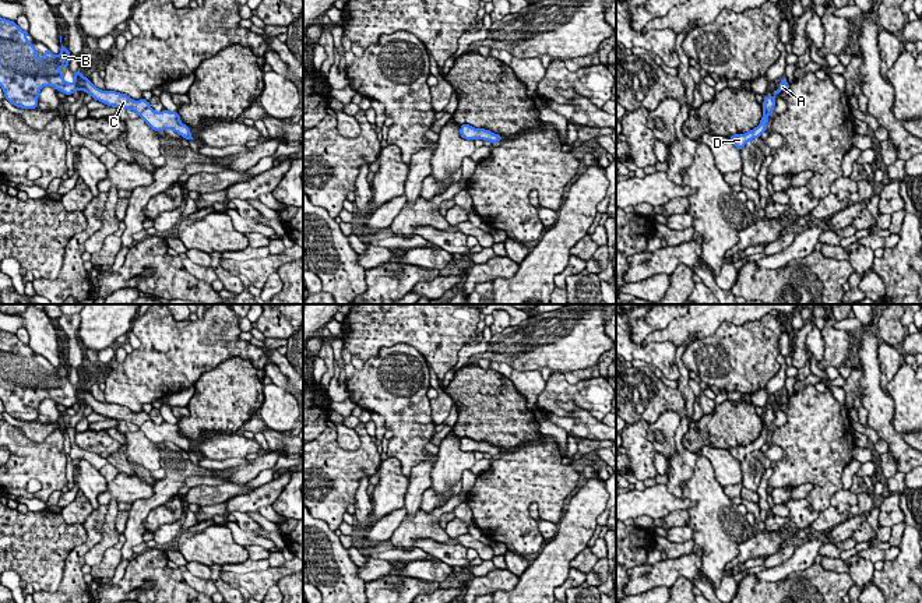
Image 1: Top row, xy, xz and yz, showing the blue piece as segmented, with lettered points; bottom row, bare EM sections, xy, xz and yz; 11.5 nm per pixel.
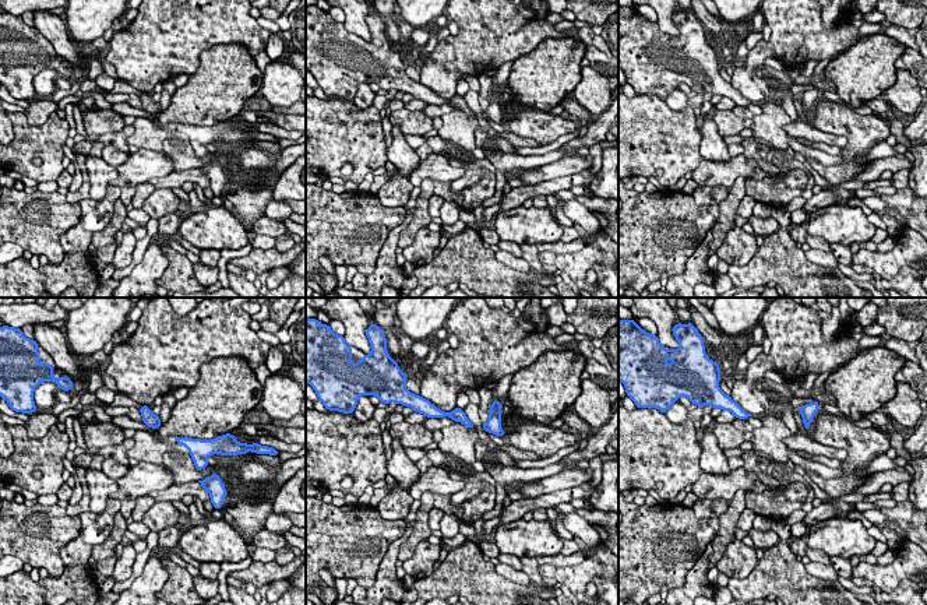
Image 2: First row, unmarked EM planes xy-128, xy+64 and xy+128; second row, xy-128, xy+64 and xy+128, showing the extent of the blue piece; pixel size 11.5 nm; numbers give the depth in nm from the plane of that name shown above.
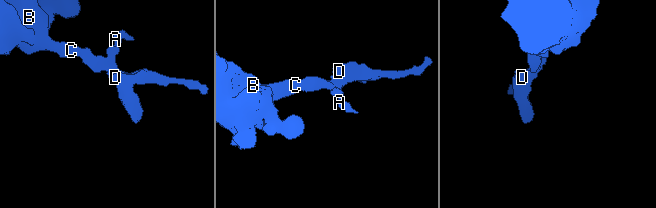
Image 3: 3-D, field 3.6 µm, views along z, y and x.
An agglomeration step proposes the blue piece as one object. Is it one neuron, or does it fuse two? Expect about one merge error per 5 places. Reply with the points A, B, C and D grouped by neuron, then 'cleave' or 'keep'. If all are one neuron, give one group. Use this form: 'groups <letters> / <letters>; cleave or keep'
groups A B C D; keep

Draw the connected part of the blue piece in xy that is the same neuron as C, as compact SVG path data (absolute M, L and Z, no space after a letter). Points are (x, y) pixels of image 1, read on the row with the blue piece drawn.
M0 17L0 87L4 98L21 109L38 107L39 92L43 87L73 95L85 91L92 99L117 109L136 112L152 130L162 133L173 130L187 141L194 140L190 127L180 121L177 112L155 112L145 99L133 100L116 91L96 88L88 75L82 77L78 68L73 73L74 81L66 82L61 67L68 68L70 52L61 45L56 56L45 49L43 56L36 56L36 47L27 39L28 31L22 31L15 21Z

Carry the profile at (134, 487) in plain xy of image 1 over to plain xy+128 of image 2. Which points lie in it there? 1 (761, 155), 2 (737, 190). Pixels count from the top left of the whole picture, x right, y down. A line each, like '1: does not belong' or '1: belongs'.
1: does not belong
2: does not belong

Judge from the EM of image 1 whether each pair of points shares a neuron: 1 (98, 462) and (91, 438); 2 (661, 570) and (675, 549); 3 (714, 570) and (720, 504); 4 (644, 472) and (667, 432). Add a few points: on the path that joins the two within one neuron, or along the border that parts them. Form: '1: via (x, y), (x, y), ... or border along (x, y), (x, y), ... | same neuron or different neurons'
1: border along (74, 433), (74, 441), (80, 447), (99, 455) | different neurons
2: border along (692, 552), (668, 559) | different neurons
3: via (715, 553), (717, 521) | same neuron
4: border along (644, 425), (647, 440), (655, 452) | different neurons

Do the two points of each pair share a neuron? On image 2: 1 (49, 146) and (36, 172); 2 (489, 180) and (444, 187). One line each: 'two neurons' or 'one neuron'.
1: one neuron
2: one neuron

